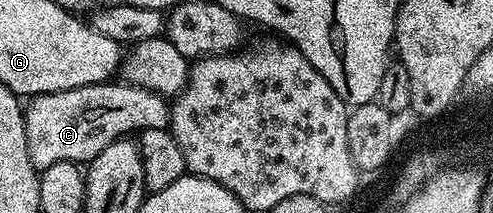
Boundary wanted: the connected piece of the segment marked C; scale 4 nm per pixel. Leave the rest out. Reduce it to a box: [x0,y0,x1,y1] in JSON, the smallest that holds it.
[26,80,170,171]

